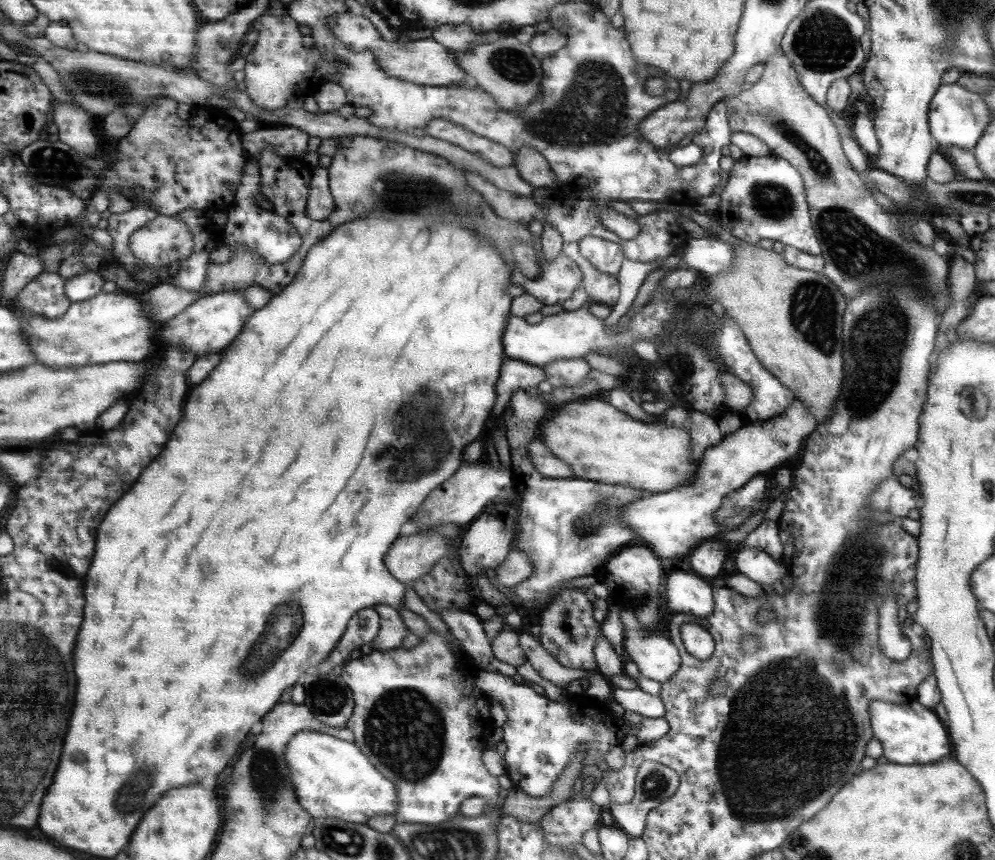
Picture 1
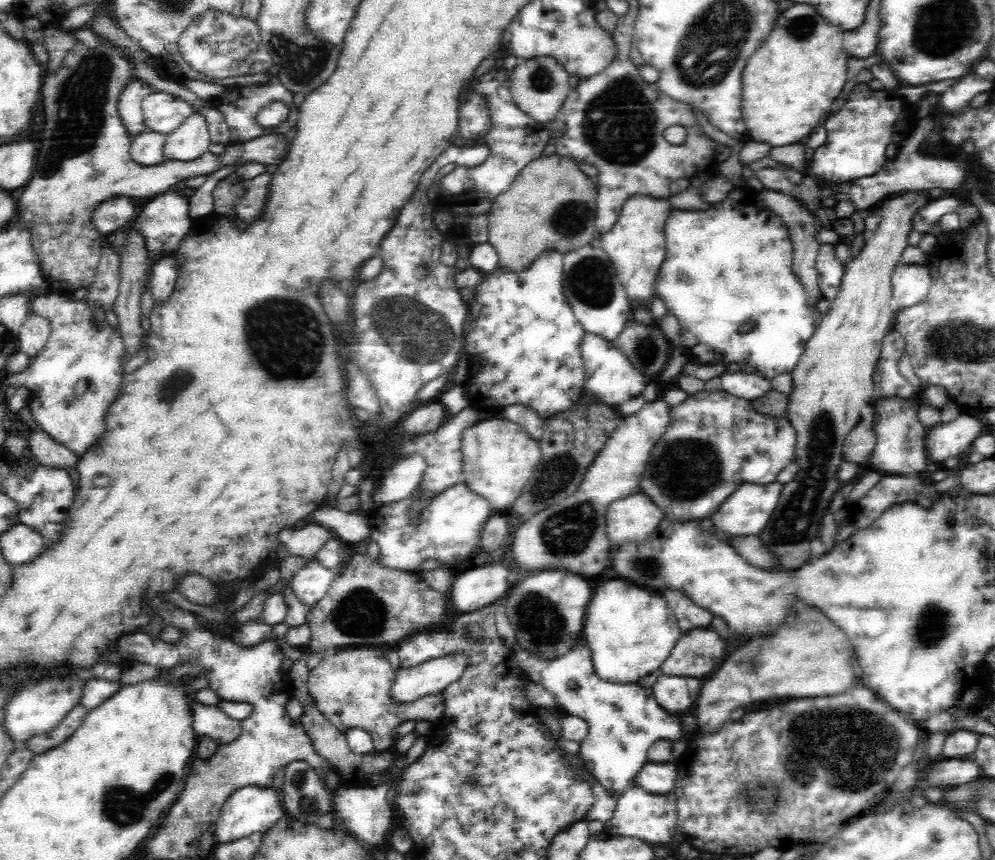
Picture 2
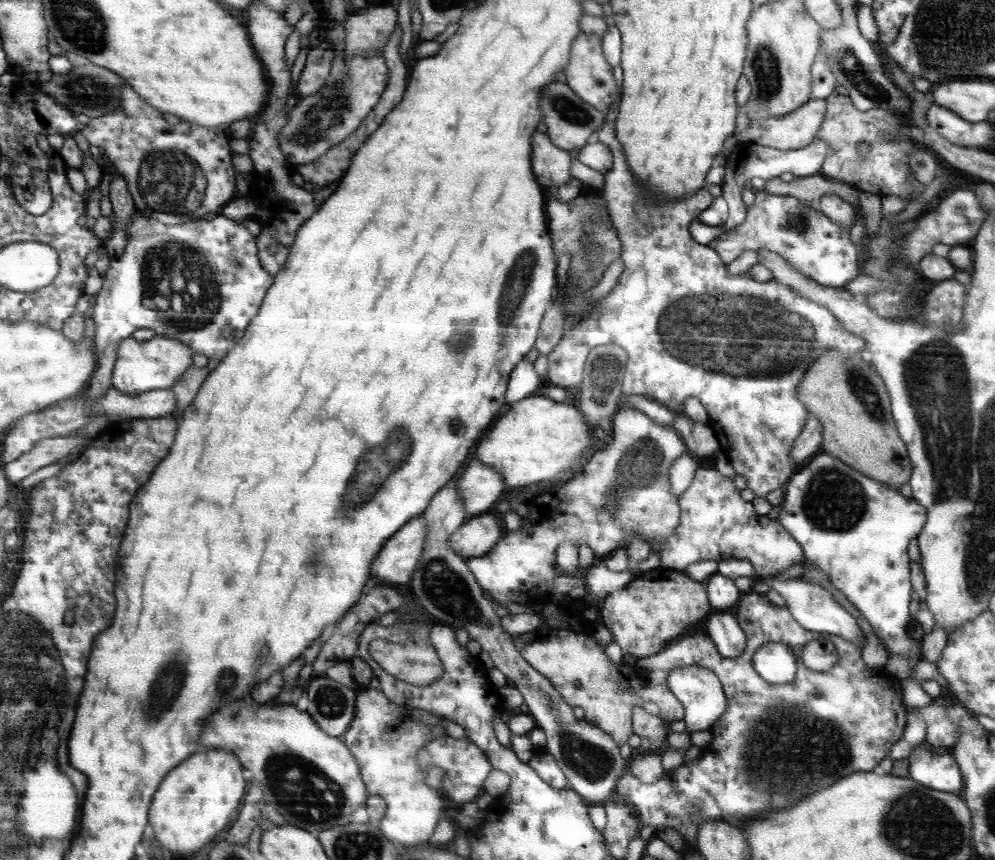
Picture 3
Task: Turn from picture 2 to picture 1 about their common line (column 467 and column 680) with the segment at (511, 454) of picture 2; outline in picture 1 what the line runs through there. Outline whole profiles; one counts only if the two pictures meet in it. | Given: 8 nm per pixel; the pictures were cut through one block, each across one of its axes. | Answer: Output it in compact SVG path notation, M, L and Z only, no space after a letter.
M605 398L566 403L550 414L554 416L548 416L542 424L540 440L554 456L570 464L576 478L624 484L653 495L688 483L698 471L699 462L690 460L690 432L654 420L636 422L632 416L608 404Z

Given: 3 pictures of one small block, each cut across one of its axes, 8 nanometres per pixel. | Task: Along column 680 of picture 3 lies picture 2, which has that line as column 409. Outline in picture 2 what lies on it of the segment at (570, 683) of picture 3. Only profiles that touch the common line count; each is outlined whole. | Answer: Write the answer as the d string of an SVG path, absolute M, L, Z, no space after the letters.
M345 648L329 652L320 659L318 665L309 670L307 686L317 708L327 717L327 721L332 726L343 733L351 728L365 730L372 736L374 752L382 752L392 749L397 740L393 737L394 728L400 723L406 720L427 720L436 723L446 711L446 699L440 693L418 697L412 701L396 701L390 693L395 686L396 675L397 671L392 669L390 662L386 659L386 650L383 648Z

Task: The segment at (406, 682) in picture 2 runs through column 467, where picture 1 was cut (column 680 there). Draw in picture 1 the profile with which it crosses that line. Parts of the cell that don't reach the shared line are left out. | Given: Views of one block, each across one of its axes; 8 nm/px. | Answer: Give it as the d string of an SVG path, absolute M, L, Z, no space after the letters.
M625 607L620 612L620 619L624 623L623 648L632 661L636 663L640 674L650 680L655 680L668 686L668 682L673 679L674 674L678 672L678 668L681 668L682 656L677 645L670 638L663 637L659 632L644 632L646 628L642 628L642 621L638 620L634 610Z

